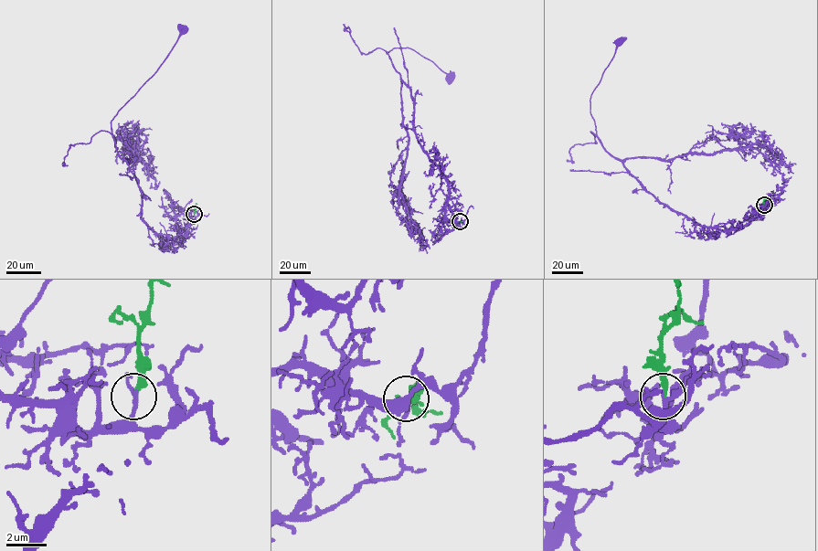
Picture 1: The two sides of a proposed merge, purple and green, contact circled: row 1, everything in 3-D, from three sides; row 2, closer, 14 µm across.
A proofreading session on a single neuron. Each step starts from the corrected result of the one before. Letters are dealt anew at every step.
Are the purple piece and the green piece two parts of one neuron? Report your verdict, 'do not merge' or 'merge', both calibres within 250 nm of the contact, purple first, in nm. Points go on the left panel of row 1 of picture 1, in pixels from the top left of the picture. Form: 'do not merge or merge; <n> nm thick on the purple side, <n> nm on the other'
merge; 200 nm thick on the purple side, 280 nm on the other

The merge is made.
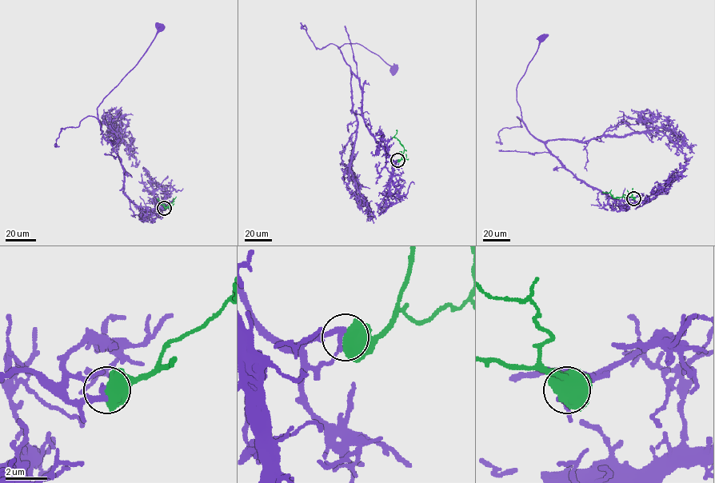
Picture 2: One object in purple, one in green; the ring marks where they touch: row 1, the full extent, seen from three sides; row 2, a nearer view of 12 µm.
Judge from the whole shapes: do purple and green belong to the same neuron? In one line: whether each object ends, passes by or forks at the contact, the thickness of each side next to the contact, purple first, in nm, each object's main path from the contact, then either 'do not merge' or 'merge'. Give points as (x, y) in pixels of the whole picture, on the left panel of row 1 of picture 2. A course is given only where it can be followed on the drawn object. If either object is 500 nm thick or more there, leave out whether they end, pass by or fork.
calibres 340 and 800 nm; course purple (164, 208), (141, 210), (123, 193), (121, 158), (102, 135), (97, 107), (137, 64), (160, 28); course green (165, 208), (171, 206), (165, 207), (159, 201), (162, 200); do not merge

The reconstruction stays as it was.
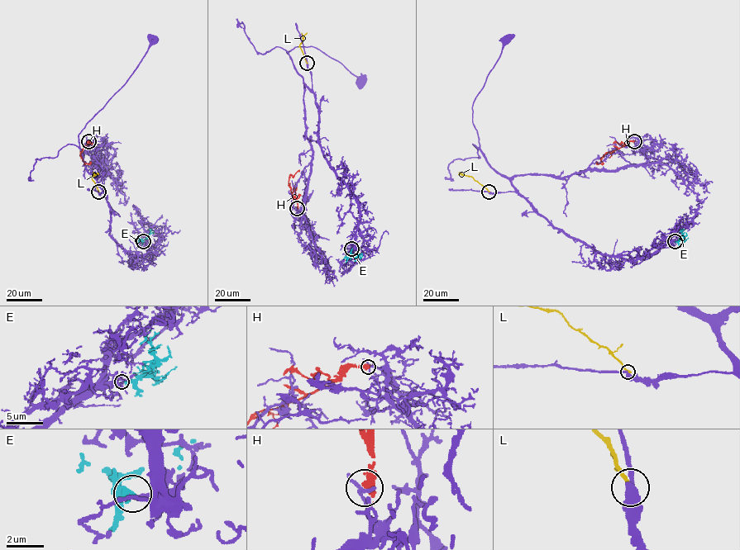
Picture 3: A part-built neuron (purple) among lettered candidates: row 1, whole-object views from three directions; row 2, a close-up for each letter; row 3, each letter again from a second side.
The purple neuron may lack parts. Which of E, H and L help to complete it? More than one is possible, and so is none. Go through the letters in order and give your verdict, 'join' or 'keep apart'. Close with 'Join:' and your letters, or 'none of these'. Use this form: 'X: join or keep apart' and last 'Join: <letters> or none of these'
E: join
H: keep apart
L: keep apart
Join: E

